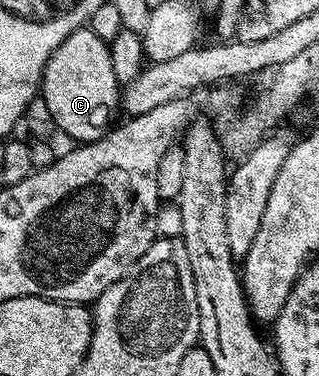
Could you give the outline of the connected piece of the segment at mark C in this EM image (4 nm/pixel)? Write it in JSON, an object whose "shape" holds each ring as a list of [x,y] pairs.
{"shape":[[[90,27],[79,28],[46,62],[44,73],[40,79],[39,99],[44,99],[44,108],[48,111],[48,116],[69,136],[76,140],[77,145],[93,144],[95,140],[102,139],[105,134],[113,127],[117,119],[116,111],[119,113],[122,108],[122,85],[114,78],[114,66],[110,63],[112,49]]]}

